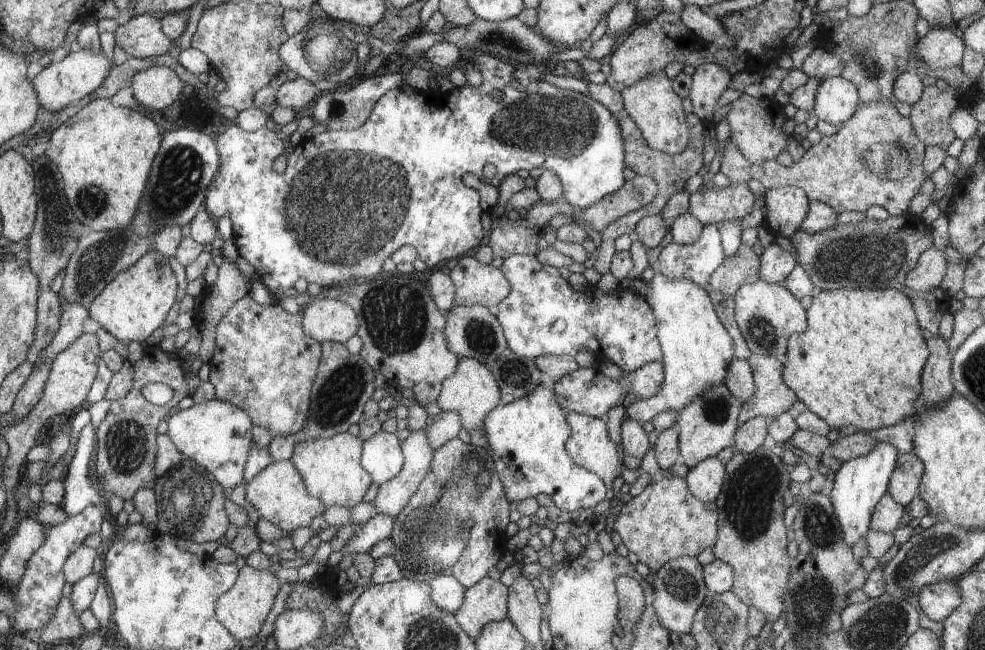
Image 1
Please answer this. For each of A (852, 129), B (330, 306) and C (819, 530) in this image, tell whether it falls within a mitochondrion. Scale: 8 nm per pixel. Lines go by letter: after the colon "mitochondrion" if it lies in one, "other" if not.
A: other
B: other
C: mitochondrion

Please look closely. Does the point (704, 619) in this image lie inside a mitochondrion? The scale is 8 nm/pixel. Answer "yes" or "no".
yes

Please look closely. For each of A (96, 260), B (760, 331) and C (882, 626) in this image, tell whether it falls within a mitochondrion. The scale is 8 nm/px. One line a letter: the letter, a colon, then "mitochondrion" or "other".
A: mitochondrion
B: mitochondrion
C: mitochondrion

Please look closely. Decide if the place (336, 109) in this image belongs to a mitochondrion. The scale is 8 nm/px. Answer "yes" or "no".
no

